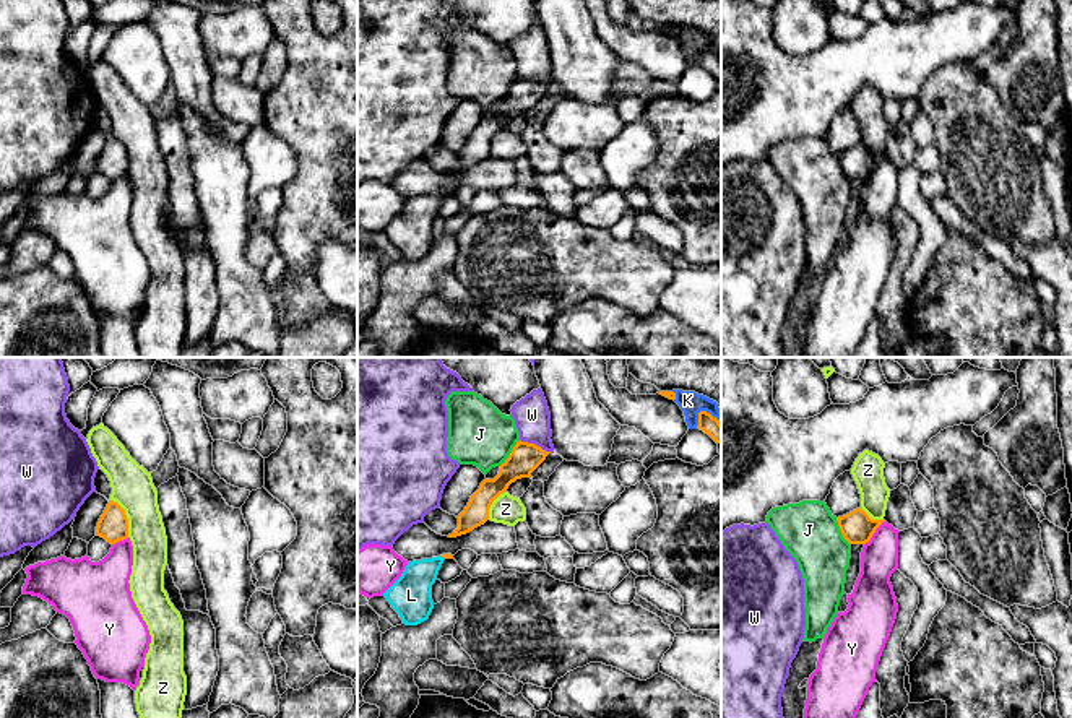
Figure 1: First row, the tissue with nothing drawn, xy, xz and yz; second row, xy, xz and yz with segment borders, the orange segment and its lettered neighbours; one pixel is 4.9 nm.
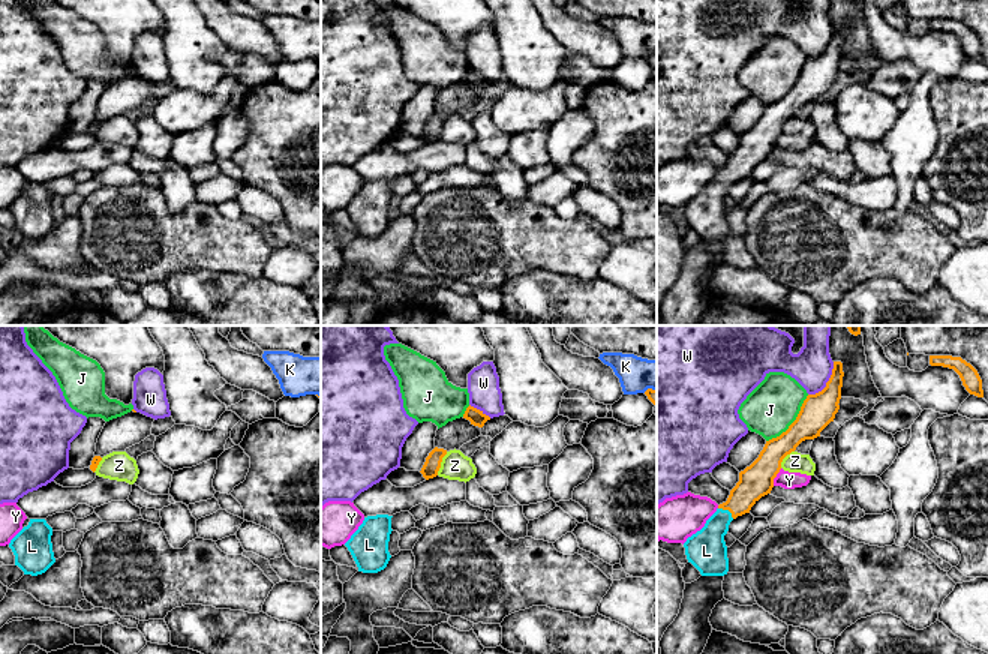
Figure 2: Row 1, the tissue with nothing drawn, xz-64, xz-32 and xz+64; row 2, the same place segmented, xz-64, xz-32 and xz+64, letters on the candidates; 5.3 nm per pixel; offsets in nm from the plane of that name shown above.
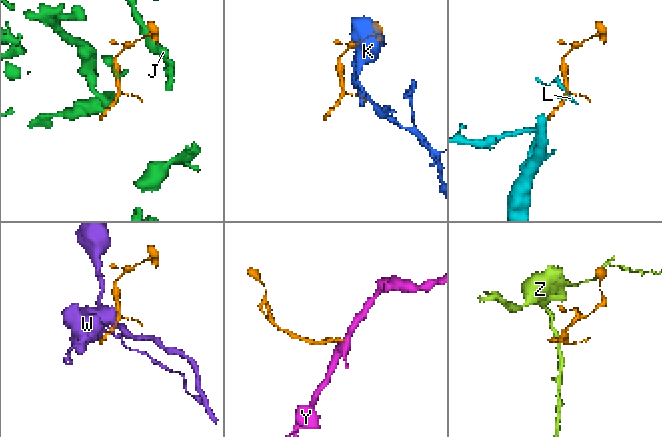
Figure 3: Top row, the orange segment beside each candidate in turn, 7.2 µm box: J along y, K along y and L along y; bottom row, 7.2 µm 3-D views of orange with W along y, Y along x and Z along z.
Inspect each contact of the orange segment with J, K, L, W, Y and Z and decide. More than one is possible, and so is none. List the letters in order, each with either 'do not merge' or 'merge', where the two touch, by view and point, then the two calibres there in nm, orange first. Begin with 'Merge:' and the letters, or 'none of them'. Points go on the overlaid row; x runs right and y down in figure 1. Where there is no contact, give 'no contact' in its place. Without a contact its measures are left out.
Merge: L
J: do not merge; meets orange in xz at (512, 452); 150 nm thick on the orange side, 300 nm on the other
K: do not merge; meets orange in xz at (700, 411); 100 nm thick on the orange side, 110 nm on the other
L: merge; meets orange in xz at (444, 556); 30 nm thick on the orange side, 200 nm on the other
W: do not merge; meets orange in xz at (536, 445); 150 nm thick on the orange side, 180 nm on the other
Y: do not merge; meets orange in yz at (874, 532); 160 nm thick on the orange side, 190 nm on the other
Z: do not merge; meets orange in xy at (125, 517); 150 nm thick on the orange side, 200 nm on the other

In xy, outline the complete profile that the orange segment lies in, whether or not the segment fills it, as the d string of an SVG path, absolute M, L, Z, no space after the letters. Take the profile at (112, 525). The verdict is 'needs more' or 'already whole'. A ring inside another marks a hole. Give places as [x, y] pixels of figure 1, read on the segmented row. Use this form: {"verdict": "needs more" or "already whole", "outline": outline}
{"verdict": "already whole", "outline": "M109 500L104 513L97 521L96 534L110 544L128 538L128 518L125 510L117 502Z"}

